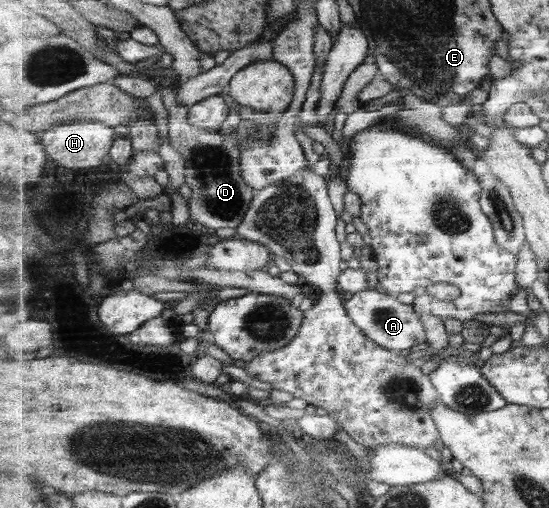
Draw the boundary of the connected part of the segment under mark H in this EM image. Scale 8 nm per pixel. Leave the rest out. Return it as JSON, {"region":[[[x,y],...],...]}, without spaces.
{"region":[[[76,120],[72,123],[62,123],[54,125],[46,131],[42,131],[41,143],[45,146],[50,160],[56,160],[60,166],[58,168],[72,168],[72,170],[85,170],[98,166],[104,156],[109,156],[109,151],[114,144],[116,135],[114,127],[107,124],[95,123],[94,121]]]}

